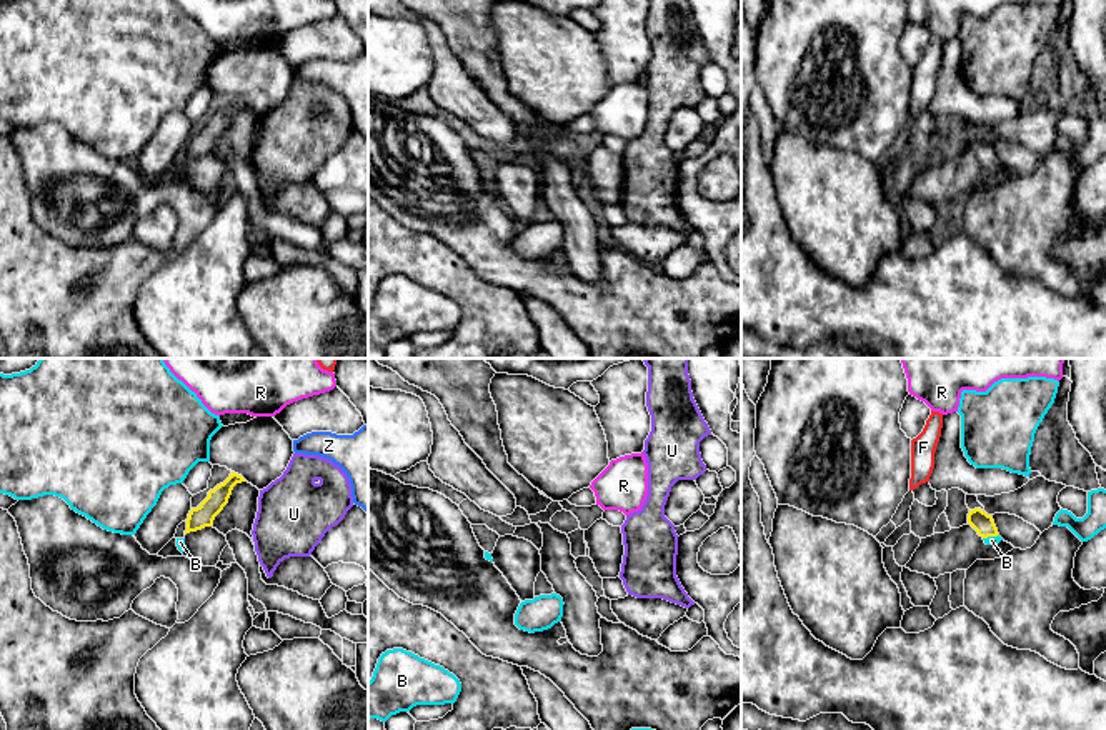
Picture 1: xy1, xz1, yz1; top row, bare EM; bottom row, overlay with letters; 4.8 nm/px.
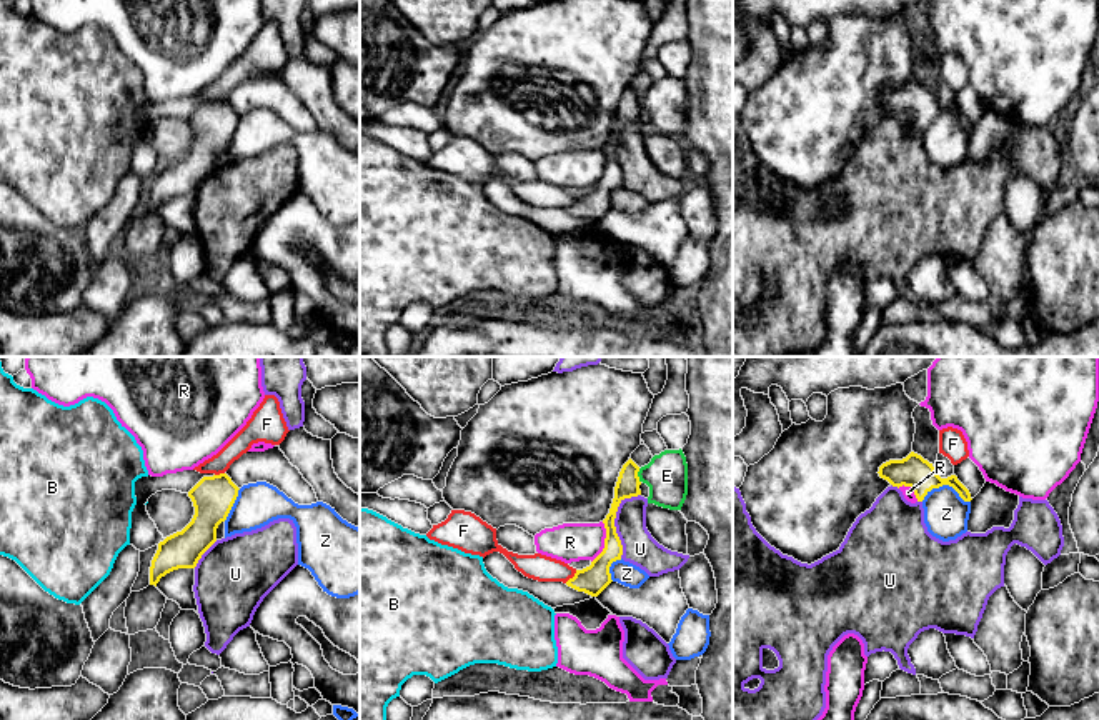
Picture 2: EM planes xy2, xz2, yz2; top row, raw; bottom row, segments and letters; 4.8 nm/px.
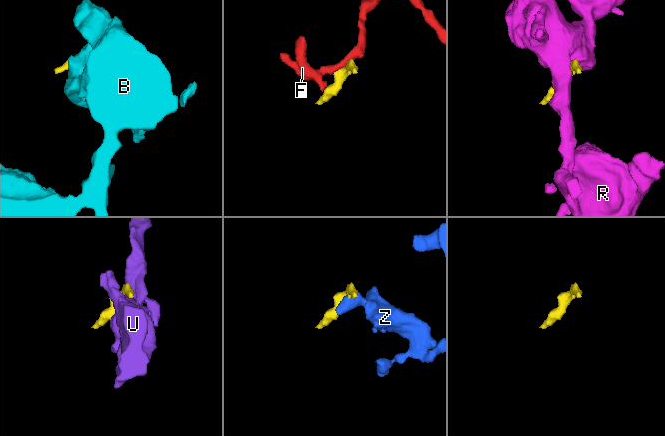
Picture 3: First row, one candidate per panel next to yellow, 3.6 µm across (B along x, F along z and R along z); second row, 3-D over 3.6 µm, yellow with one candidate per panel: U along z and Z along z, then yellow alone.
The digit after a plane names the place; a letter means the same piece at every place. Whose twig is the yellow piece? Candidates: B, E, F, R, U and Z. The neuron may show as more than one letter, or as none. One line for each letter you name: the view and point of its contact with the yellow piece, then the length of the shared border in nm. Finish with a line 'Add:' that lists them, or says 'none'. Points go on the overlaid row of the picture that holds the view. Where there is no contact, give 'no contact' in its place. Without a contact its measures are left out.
B: yz1 (990, 535) | 80 nm
Add: B

